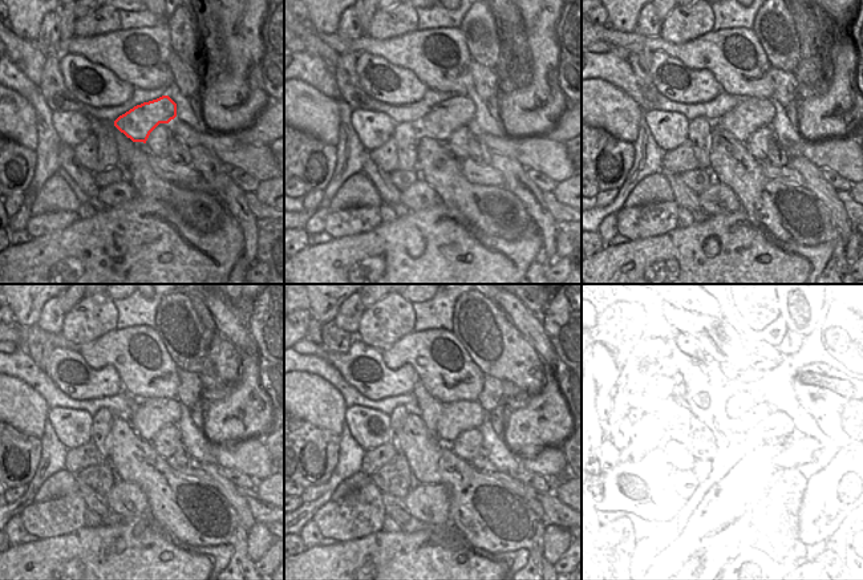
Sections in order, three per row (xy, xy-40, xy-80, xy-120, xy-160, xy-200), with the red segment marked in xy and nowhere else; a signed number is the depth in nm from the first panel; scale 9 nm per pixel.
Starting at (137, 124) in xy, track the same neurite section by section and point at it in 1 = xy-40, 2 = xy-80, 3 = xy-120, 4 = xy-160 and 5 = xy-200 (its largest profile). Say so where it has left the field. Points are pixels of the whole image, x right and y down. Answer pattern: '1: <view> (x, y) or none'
1: xy-40 (444, 118)
2: xy-80 (745, 118)
3: xy-120 (150, 416)
4: xy-160 (456, 417)
5: xy-200 (761, 418)

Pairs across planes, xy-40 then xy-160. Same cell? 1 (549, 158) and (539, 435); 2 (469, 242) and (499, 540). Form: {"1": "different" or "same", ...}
{"1": "different", "2": "different"}

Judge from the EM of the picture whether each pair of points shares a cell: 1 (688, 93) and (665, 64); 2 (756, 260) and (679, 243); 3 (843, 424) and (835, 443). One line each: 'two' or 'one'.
1: one
2: one
3: one

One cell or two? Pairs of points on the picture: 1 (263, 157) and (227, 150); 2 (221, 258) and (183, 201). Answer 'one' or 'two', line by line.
1: one
2: two

